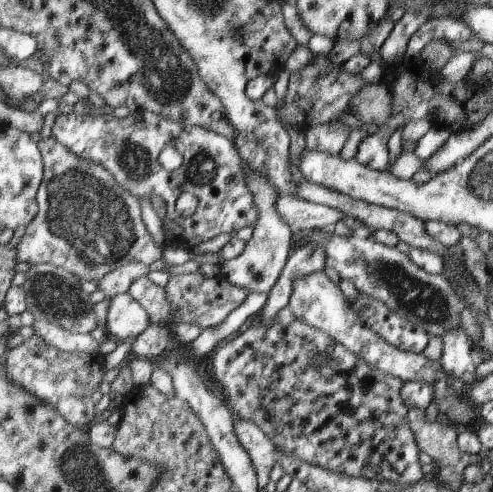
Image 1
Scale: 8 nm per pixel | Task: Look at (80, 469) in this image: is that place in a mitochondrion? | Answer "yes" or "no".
yes

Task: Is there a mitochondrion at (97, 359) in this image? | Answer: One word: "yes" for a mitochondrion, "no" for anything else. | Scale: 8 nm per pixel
no

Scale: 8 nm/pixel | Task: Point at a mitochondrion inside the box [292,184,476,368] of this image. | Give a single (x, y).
(421, 300)

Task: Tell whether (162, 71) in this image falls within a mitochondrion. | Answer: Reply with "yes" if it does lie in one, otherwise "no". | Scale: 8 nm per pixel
yes

